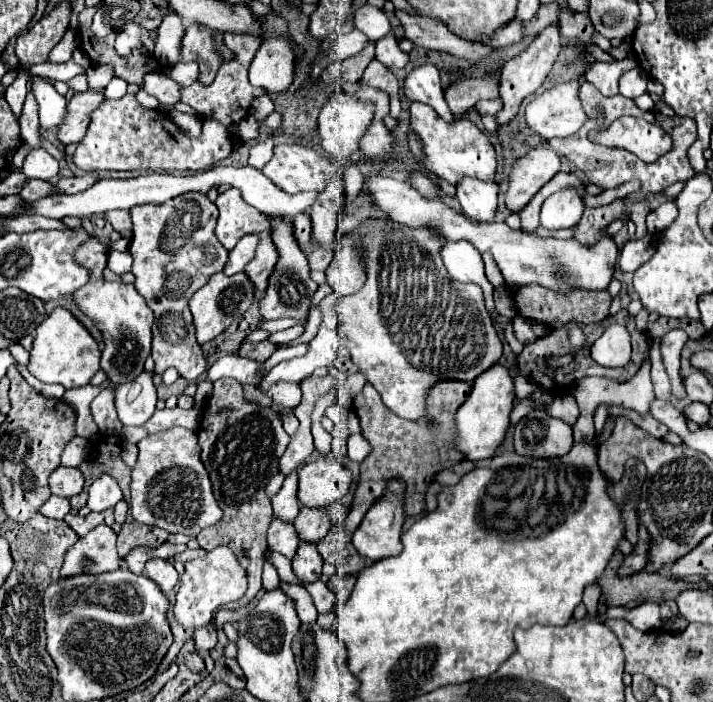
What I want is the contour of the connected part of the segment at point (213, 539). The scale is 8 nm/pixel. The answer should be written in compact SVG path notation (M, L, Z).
M219 379L213 383L213 395L201 411L201 425L197 435L201 445L201 461L209 471L215 499L223 509L223 519L211 527L205 527L195 539L205 551L213 551L217 545L227 545L233 549L239 563L247 571L249 591L245 593L247 601L233 603L229 609L245 607L253 603L261 591L267 527L273 515L271 499L265 495L265 485L271 475L279 471L279 459L287 449L289 435L281 425L281 415L271 407L261 407L247 401L241 383L235 379Z

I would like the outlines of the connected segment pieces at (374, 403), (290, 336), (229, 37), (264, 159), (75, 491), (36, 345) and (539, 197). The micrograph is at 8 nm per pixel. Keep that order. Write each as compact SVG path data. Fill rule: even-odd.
M461 381L437 383L429 391L429 397L427 397L429 415L435 417L437 425L429 427L427 417L423 417L419 421L407 421L407 419L393 415L393 411L389 411L383 405L379 393L369 383L363 387L363 391L355 397L353 407L361 421L361 433L371 443L373 453L361 463L361 475L359 475L359 483L357 483L357 489L353 495L351 513L343 521L343 529L347 535L353 535L353 531L359 527L359 523L365 517L365 513L369 511L369 507L385 493L385 483L393 477L401 477L407 483L407 493L405 493L407 517L421 515L425 511L425 493L427 493L427 487L433 483L433 477L439 471L449 469L463 461L463 453L453 449L455 447L453 445L453 439L455 439L453 423L455 423L455 413L469 397L469 391L471 391L469 383L461 383Z
M295 325L295 327L291 327L291 329L273 333L273 335L269 337L269 341L271 341L271 343L291 343L291 341L295 341L299 335L303 335L303 331L305 331L303 325Z
M224 34L224 42L228 49L235 54L233 63L225 63L219 67L219 73L215 77L215 81L211 85L201 85L201 83L193 83L185 89L181 89L183 97L185 97L185 103L191 105L193 109L197 109L197 113L203 117L203 119L217 119L221 123L225 123L225 127L229 127L229 133L231 133L231 139L233 141L239 141L239 133L237 133L237 125L239 121L249 113L249 107L251 107L251 101L255 97L259 97L263 91L249 85L249 79L247 79L247 71L249 71L249 65L259 49L259 39L253 39L251 35L243 34Z
M272 138L258 142L250 149L248 164L256 169L262 169L273 156L274 146Z
M57 467L49 477L49 489L51 495L71 499L83 491L83 481L85 479L81 471L77 471L75 467Z
M57 307L35 333L27 369L43 383L61 383L65 389L83 387L99 371L101 351L89 331L63 307Z
M537 193L537 195L525 205L525 209L519 211L519 215L523 217L523 229L525 229L527 233L531 233L533 229L539 227L539 211L541 211L541 205L543 205L543 201L545 201L547 197L549 197L549 195Z

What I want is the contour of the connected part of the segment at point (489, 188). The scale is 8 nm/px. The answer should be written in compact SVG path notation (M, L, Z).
M463 177L457 183L455 197L459 199L461 209L469 219L479 223L493 223L497 209L497 193L499 193L497 183L485 183L481 179Z

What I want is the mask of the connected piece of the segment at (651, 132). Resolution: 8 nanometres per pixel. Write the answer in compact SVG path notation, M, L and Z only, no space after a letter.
M621 117L613 121L607 129L589 131L589 139L603 147L619 147L635 153L645 163L657 161L671 149L671 139L661 131L661 127L643 118Z

